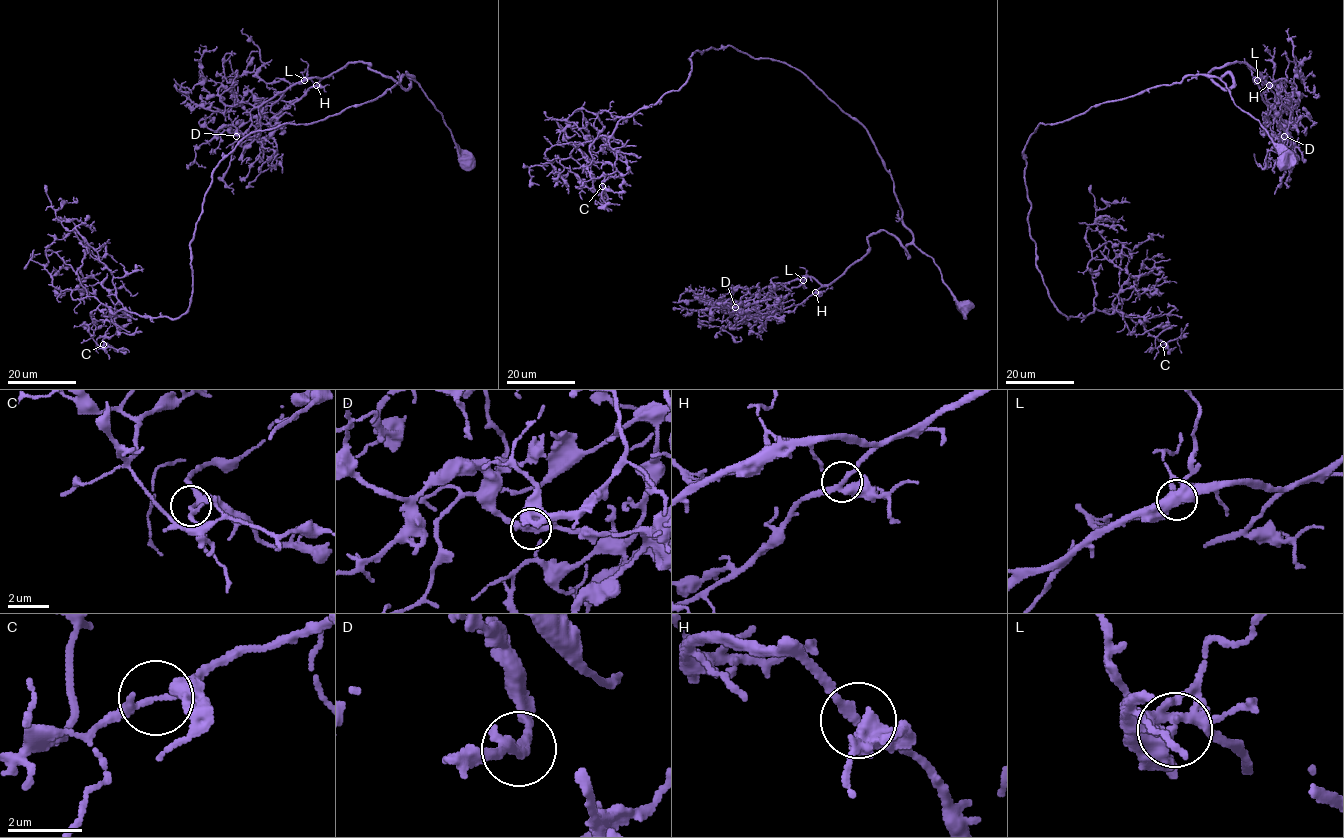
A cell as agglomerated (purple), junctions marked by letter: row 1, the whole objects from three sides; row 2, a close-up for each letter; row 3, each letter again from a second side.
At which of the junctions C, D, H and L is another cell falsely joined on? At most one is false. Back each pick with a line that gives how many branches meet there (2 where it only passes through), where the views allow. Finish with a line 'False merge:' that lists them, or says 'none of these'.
False merge: none of these

